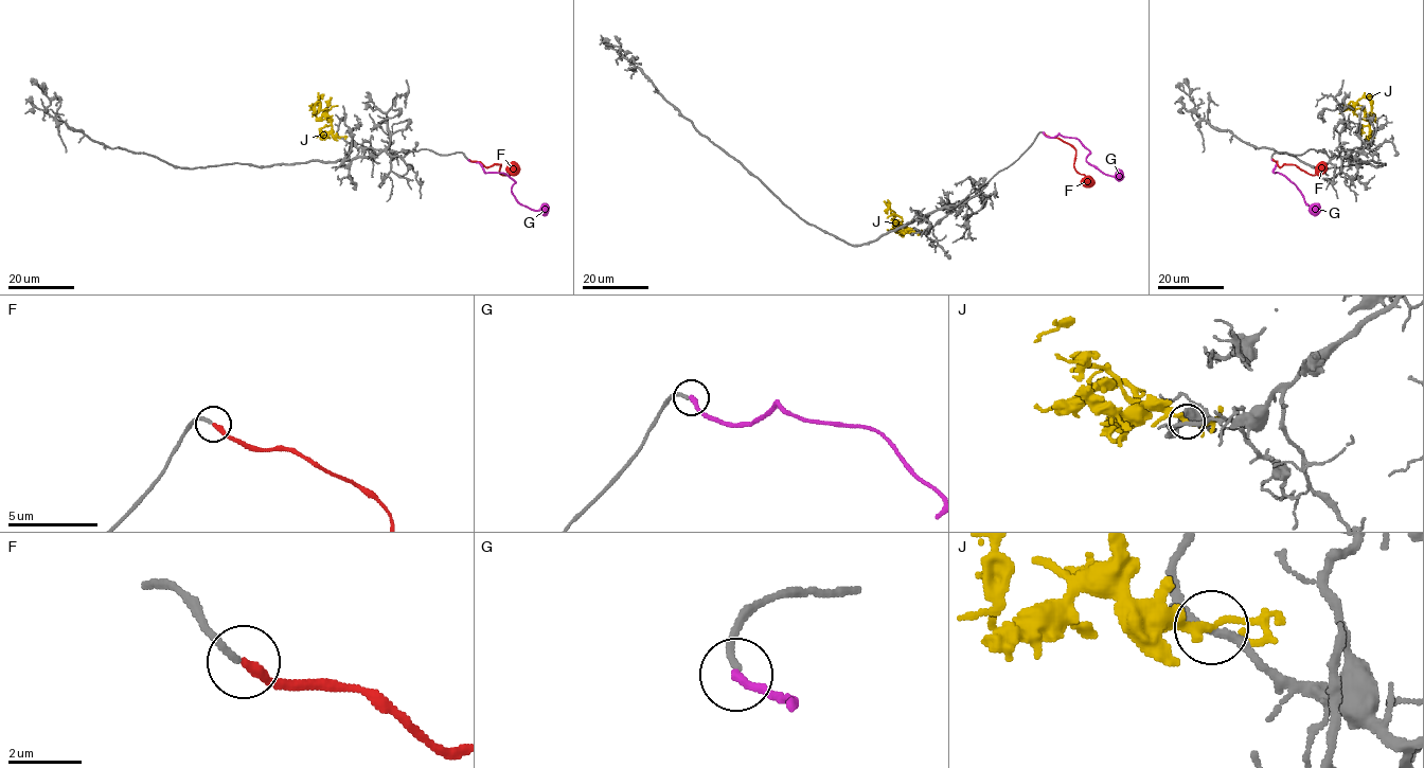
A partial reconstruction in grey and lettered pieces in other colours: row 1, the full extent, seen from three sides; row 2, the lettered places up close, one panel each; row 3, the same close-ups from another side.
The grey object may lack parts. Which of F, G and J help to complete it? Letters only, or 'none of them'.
F

